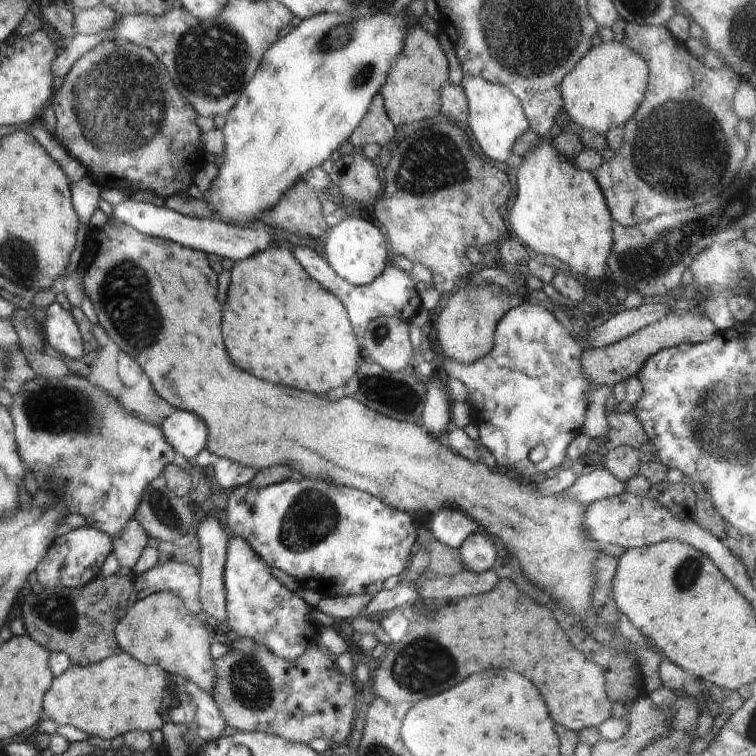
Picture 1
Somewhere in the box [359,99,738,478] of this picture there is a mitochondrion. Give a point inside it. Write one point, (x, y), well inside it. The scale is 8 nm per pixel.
(431, 163)

